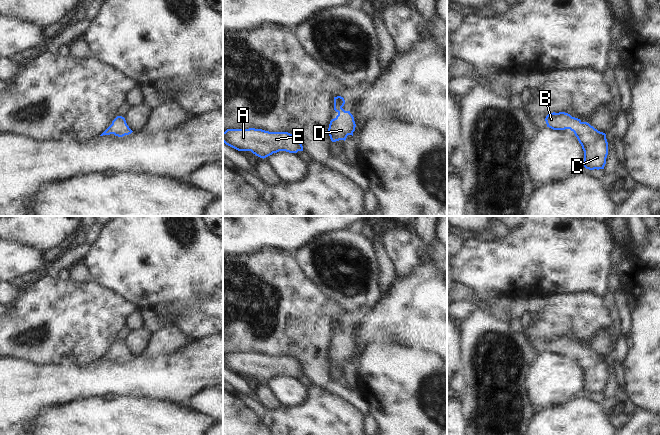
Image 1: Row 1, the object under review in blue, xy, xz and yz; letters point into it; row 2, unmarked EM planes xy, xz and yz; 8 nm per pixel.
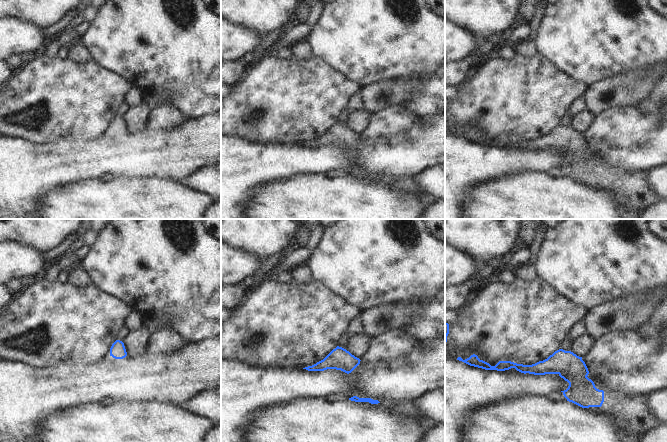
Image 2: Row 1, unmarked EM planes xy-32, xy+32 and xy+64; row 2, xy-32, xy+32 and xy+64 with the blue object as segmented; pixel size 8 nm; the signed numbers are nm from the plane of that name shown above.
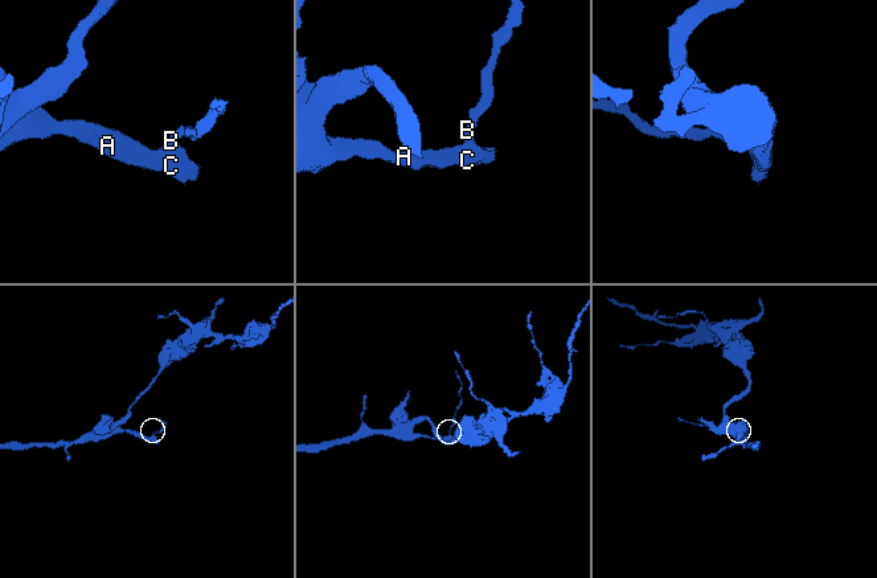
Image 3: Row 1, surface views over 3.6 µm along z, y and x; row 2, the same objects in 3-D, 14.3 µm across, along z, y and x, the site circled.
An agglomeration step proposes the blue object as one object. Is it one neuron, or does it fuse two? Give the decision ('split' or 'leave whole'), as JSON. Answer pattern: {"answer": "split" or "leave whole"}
{"answer": "leave whole"}

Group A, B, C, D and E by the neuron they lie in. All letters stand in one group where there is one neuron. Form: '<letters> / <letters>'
A B C D E

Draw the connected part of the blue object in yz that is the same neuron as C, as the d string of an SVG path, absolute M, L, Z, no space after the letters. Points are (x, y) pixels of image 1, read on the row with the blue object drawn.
M565 112L550 113L546 116L545 121L547 127L553 130L570 129L574 132L584 151L583 165L586 169L604 169L608 155L605 133Z

